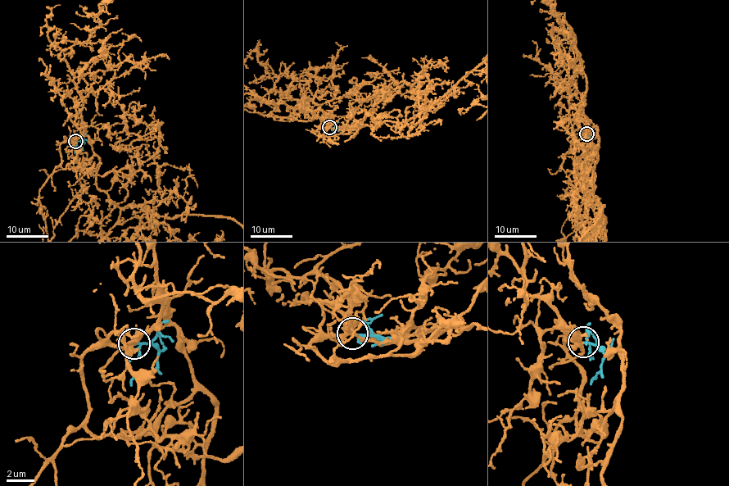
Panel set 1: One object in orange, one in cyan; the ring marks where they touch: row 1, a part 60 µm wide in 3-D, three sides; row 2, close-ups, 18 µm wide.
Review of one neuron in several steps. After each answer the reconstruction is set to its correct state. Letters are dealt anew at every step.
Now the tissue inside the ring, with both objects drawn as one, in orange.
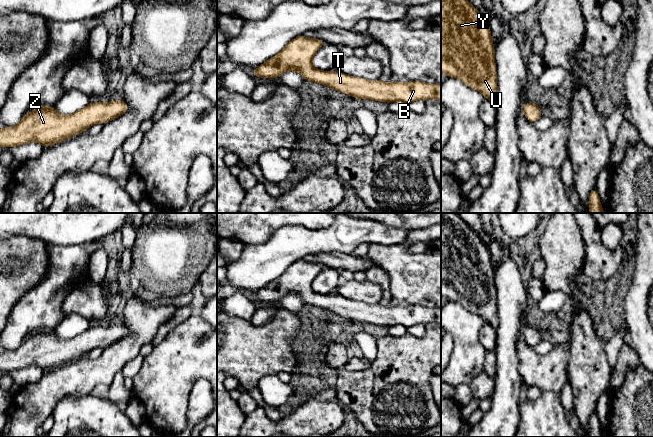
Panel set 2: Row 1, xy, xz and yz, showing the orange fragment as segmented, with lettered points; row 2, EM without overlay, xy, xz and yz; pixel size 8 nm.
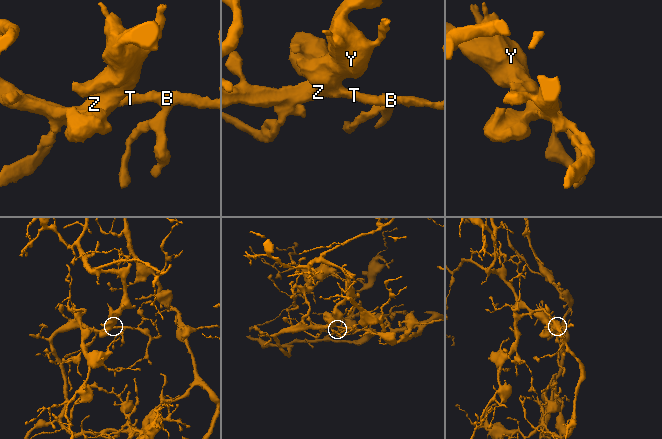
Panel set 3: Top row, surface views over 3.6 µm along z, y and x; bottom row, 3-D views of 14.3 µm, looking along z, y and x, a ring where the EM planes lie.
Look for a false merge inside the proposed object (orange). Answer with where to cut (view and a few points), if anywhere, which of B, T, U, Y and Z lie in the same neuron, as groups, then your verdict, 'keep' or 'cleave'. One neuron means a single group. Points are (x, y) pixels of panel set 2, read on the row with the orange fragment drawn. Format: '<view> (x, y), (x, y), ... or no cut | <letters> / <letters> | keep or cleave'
no cut | B T U Y Z | keep

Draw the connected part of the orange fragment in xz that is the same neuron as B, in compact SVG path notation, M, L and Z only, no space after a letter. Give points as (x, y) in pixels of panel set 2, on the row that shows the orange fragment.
M298 36L274 57L253 70L260 78L280 78L287 71L299 72L308 82L320 83L355 98L381 102L404 102L419 99L441 101L441 83L421 81L383 82L352 77L338 71L322 71L312 64L315 53L326 43L320 39Z

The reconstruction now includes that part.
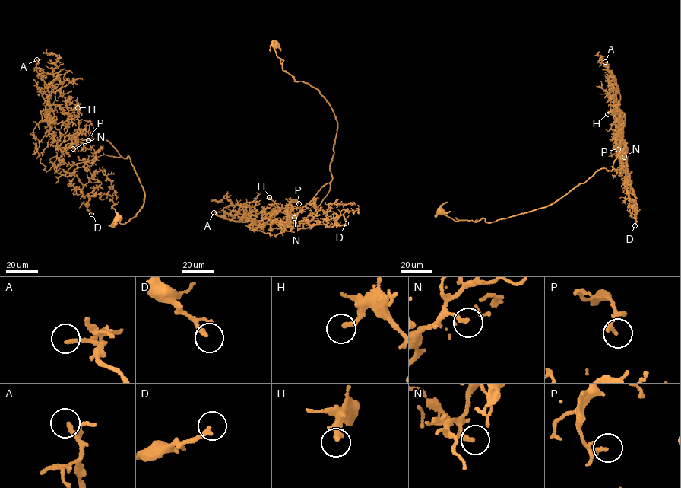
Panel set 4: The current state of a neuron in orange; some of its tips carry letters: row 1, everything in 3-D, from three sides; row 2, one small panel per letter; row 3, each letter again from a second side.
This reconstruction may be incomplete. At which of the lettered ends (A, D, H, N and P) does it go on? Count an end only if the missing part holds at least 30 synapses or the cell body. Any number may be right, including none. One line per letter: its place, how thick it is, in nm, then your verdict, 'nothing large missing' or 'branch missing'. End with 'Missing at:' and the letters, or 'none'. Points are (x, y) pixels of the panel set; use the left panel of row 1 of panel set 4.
A: place (36, 59); calibre 220 nm; branch missing
D: place (91, 214); calibre 150 nm; branch missing
H: place (77, 107); calibre 180 nm; nothing large missing
N: place (73, 148); calibre 220 nm; nothing large missing
P: place (88, 140); calibre 240 nm; nothing large missing
Missing at: A, D

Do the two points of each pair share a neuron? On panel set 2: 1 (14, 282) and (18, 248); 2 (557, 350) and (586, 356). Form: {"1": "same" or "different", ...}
{"1": "same", "2": "different"}

